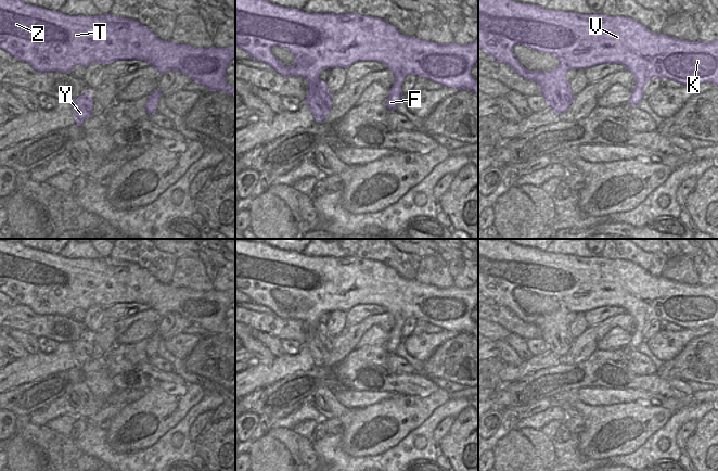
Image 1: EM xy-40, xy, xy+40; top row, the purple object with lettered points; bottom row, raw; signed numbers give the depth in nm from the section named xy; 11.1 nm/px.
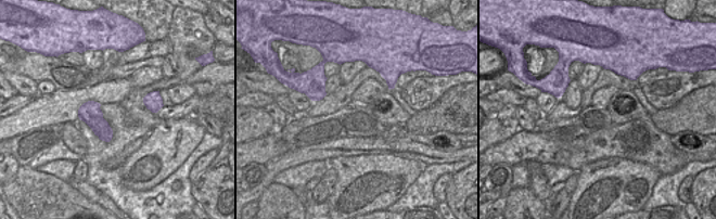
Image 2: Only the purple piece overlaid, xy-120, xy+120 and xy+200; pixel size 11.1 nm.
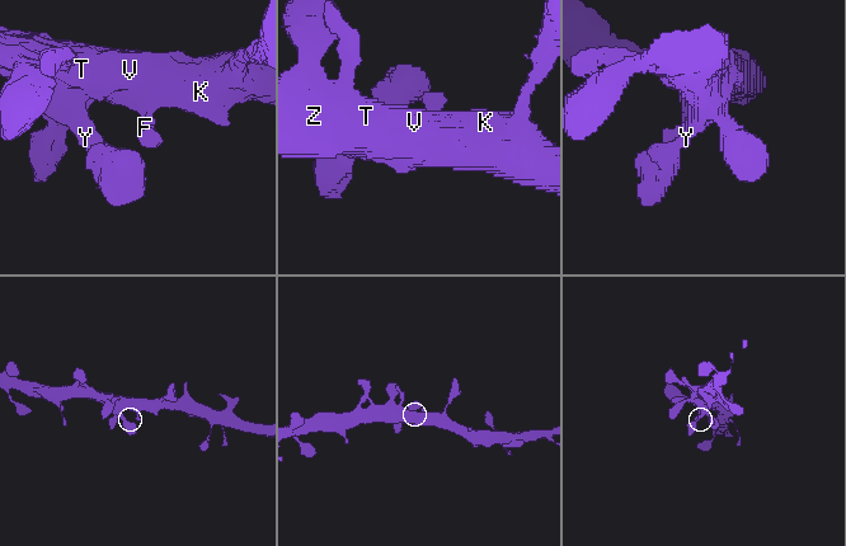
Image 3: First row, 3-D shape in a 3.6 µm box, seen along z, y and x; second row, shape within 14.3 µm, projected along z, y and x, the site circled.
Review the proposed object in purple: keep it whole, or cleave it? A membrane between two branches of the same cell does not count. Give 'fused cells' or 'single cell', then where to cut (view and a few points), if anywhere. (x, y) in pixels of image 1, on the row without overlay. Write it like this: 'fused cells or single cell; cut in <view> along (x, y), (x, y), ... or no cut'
single cell; no cut

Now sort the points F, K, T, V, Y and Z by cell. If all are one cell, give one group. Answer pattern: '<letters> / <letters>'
F K T V Y Z

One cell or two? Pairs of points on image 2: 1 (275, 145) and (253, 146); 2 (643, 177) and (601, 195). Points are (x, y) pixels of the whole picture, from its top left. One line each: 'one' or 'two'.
1: one
2: one

